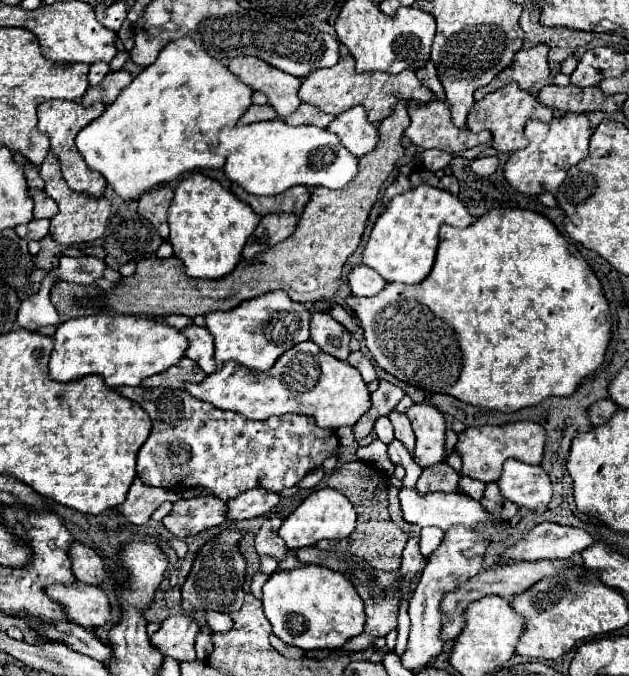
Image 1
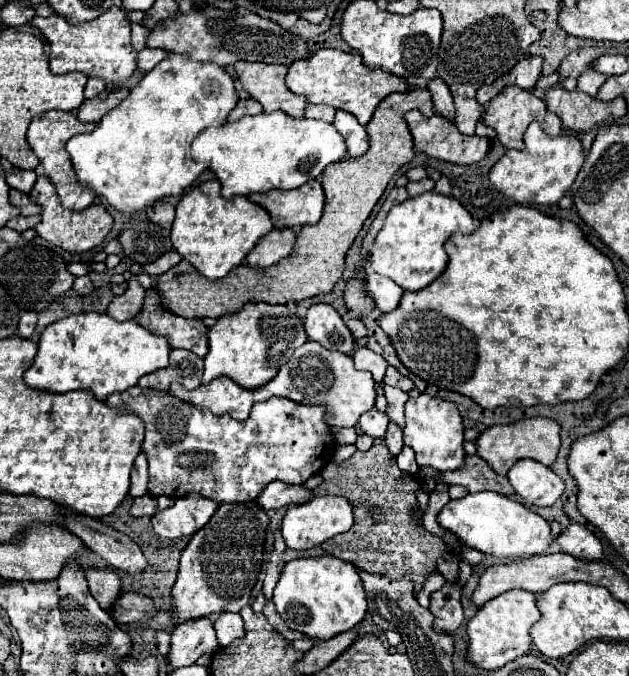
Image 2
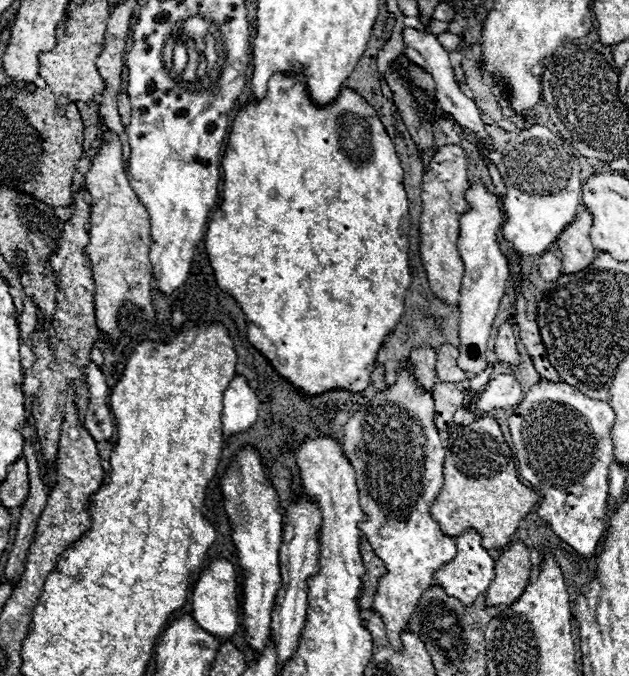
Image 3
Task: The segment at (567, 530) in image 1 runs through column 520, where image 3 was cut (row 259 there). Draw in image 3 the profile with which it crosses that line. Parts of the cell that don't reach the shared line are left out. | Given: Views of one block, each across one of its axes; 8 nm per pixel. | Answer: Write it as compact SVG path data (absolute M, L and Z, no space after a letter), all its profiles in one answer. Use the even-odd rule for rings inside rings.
M546 250L538 260L538 272L546 282L556 280L562 274L562 262L554 250Z

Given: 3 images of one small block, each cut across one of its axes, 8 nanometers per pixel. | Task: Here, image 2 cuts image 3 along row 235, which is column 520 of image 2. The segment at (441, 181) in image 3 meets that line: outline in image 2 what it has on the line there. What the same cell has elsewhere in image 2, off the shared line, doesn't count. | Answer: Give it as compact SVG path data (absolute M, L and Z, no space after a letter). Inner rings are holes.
M524 418L514 424L498 424L484 430L478 436L476 446L478 456L484 458L494 468L494 472L502 476L506 476L520 458L534 458L544 466L550 466L556 460L560 448L560 424L550 418Z

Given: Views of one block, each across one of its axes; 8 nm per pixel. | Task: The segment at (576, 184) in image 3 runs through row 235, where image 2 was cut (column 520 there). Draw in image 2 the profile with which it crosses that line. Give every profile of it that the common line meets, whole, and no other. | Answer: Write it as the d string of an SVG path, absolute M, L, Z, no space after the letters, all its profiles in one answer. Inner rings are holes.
M480 492L468 494L460 500L450 500L438 512L440 526L452 530L466 546L472 546L488 556L522 560L530 556L546 554L550 544L554 542L550 524L536 512L528 510L524 504L510 500L496 492Z

